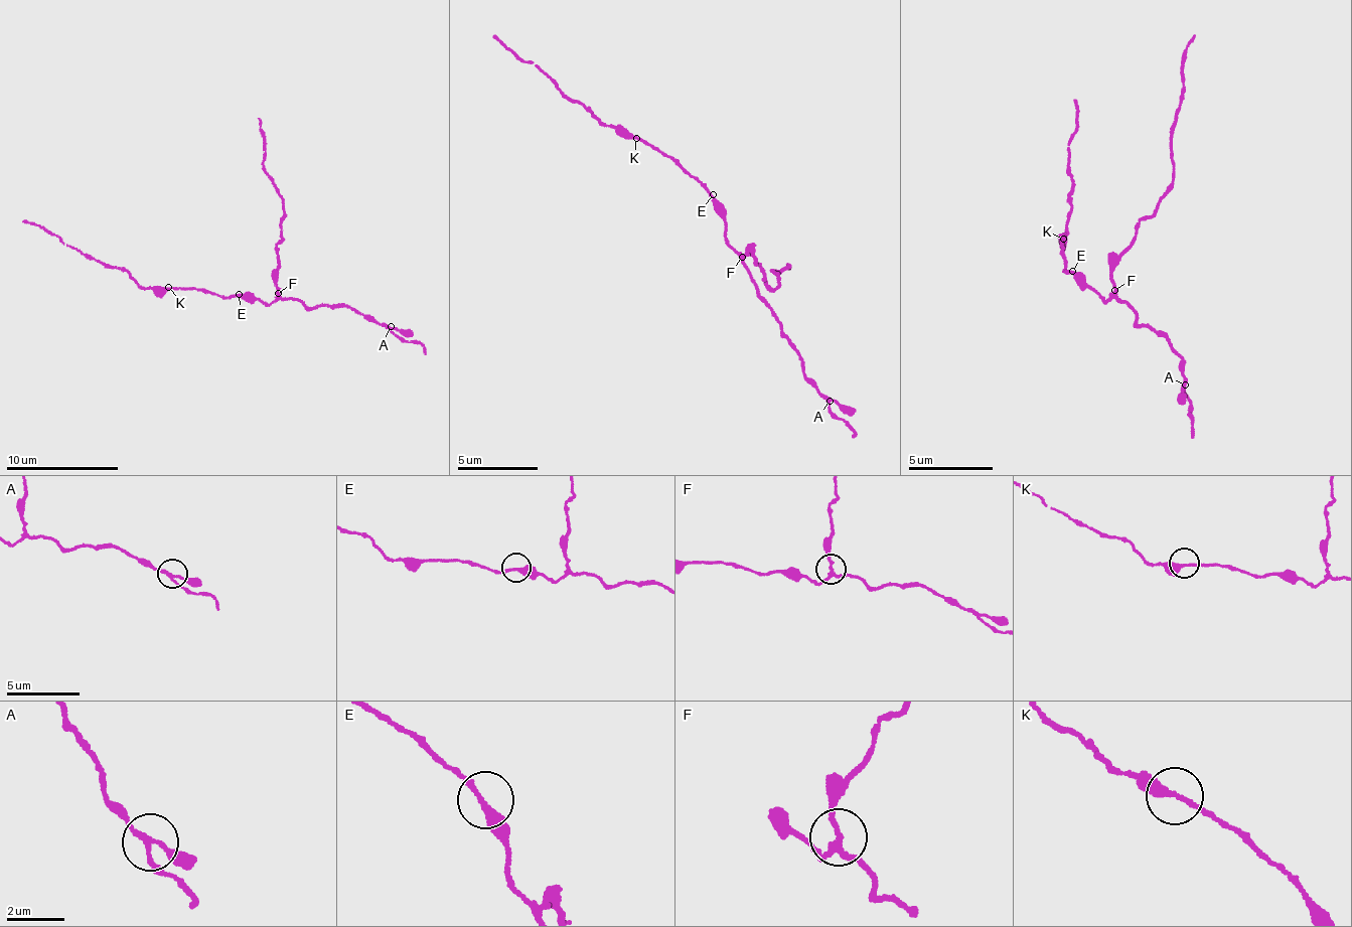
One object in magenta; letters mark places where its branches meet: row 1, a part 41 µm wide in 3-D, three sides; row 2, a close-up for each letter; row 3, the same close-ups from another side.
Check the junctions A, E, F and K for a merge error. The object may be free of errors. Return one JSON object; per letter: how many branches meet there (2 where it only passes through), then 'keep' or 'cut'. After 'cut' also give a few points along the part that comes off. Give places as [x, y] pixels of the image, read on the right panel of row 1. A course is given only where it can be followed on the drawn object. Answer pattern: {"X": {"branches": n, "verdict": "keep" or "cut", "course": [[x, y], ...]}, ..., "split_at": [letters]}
{"A": {"branches": 3, "verdict": "keep"}, "E": {"branches": 2, "verdict": "keep"}, "F": {"branches": 3, "verdict": "cut", "course": [[1115, 291], [1111, 262], [1173, 180], [1170, 142], [1181, 108], [1181, 54], [1193, 36]]}, "K": {"branches": 2, "verdict": "keep"}, "split_at": ["F"]}

